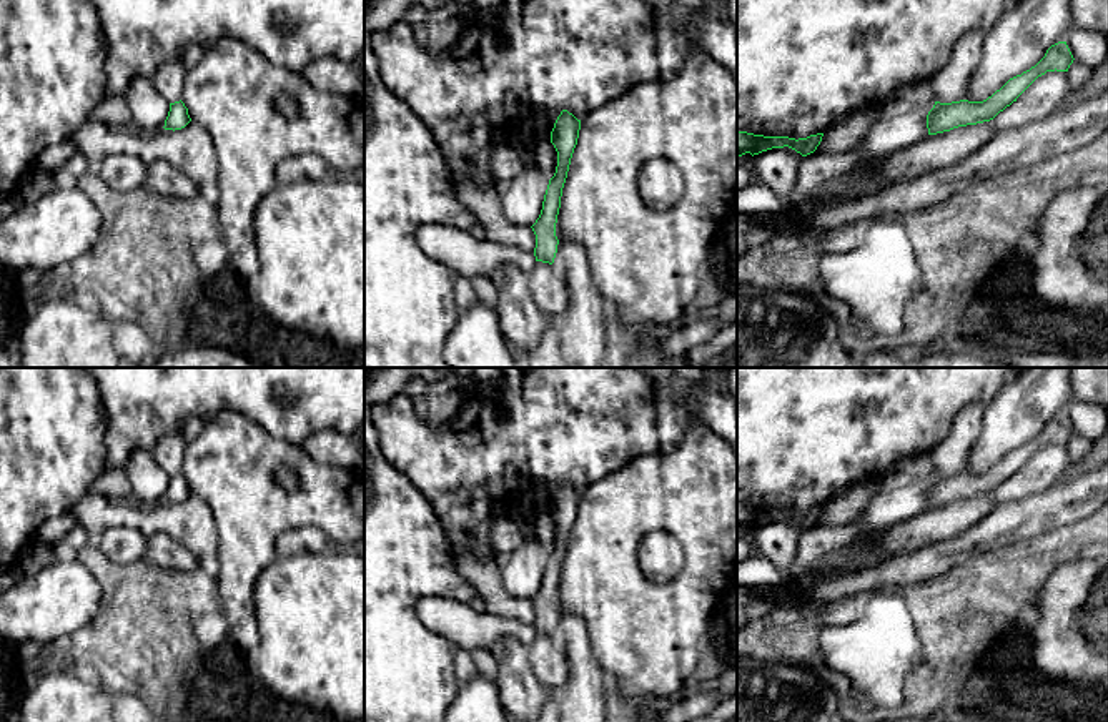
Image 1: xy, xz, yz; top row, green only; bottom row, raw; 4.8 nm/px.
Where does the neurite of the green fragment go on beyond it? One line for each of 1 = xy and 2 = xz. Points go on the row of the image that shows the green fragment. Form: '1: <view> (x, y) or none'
1: none
2: none

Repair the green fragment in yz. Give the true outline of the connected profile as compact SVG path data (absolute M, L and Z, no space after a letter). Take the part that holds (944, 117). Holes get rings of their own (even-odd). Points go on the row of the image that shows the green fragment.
M1066 42L1051 45L1045 57L1030 70L1010 78L1000 90L983 101L935 101L927 115L928 135L950 131L958 126L977 125L993 120L1000 111L1010 106L1016 98L1046 72L1068 72L1073 55Z

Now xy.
M180 100L180 101L170 103L170 111L168 111L168 116L165 120L163 128L175 131L175 130L185 128L190 121L191 121L191 118L188 115L188 108Z

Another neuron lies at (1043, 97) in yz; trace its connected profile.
M1046 72L1038 77L993 123L998 130L1021 128L1053 115L1071 87L1066 72Z

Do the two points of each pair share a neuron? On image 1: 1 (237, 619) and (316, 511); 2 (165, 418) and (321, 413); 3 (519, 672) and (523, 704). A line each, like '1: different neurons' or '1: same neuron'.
1: same neuron
2: same neuron
3: same neuron

